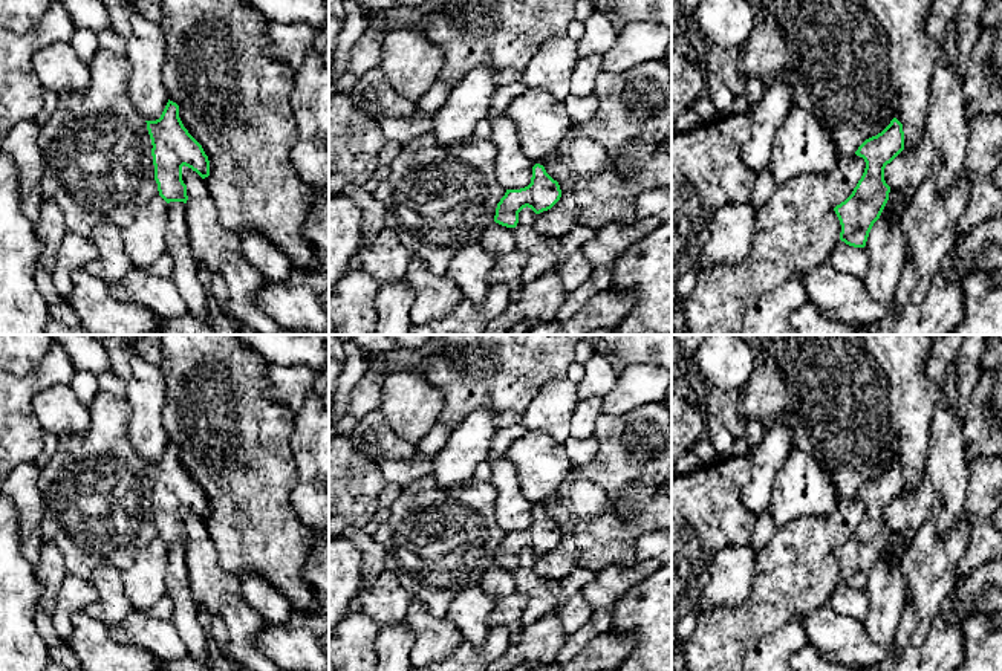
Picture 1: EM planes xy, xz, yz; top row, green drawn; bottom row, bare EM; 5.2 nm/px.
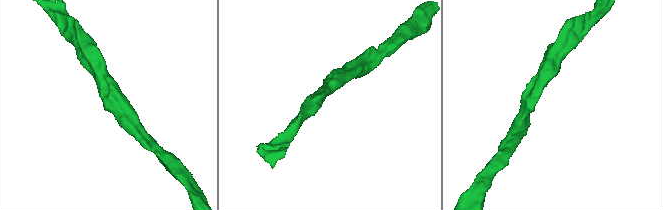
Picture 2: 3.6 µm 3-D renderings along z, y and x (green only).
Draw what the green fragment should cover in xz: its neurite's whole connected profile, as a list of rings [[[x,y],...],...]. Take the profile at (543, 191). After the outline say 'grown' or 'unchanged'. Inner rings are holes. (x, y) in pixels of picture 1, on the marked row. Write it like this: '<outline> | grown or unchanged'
[[[543,165],[532,167],[531,183],[520,190],[506,190],[496,208],[494,222],[516,228],[519,223],[519,212],[523,208],[531,208],[535,214],[551,209],[561,197],[561,190]]] | unchanged

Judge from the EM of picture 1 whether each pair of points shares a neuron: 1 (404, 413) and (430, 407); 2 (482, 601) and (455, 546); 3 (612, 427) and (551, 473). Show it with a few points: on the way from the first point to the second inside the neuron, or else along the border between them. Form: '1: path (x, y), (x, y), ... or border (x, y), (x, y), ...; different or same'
1: path (410, 407), (424, 407); same
2: border (479, 583), (465, 587), (447, 609); different
3: border (574, 466), (571, 474), (549, 494); different

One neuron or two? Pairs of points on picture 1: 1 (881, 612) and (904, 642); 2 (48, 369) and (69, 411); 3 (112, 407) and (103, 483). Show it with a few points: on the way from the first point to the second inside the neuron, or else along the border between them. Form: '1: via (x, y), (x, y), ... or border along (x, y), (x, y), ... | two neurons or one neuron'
1: border along (904, 602), (892, 639) | two neurons
2: border along (69, 384), (42, 388), (32, 398), (32, 411) | two neurons
3: via (107, 425), (103, 465) | one neuron

